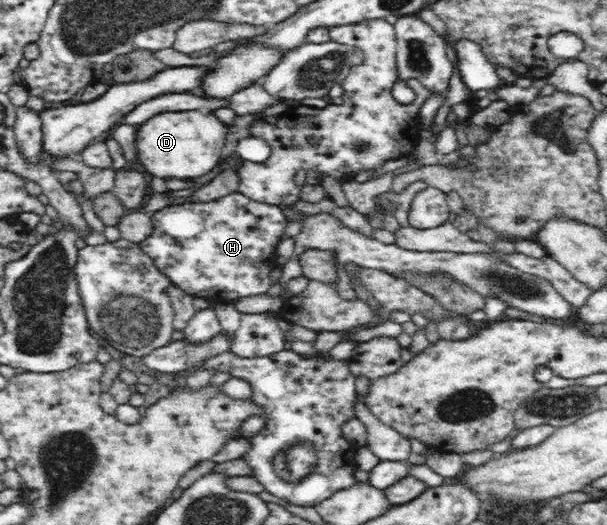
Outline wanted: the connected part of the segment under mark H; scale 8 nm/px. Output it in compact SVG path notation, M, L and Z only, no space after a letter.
M228 193L220 199L202 203L182 203L164 207L151 217L153 232L141 241L140 247L152 258L176 287L195 297L204 297L213 303L240 300L242 297L262 295L268 291L270 271L279 266L275 251L290 221L283 208L254 201L243 193Z

